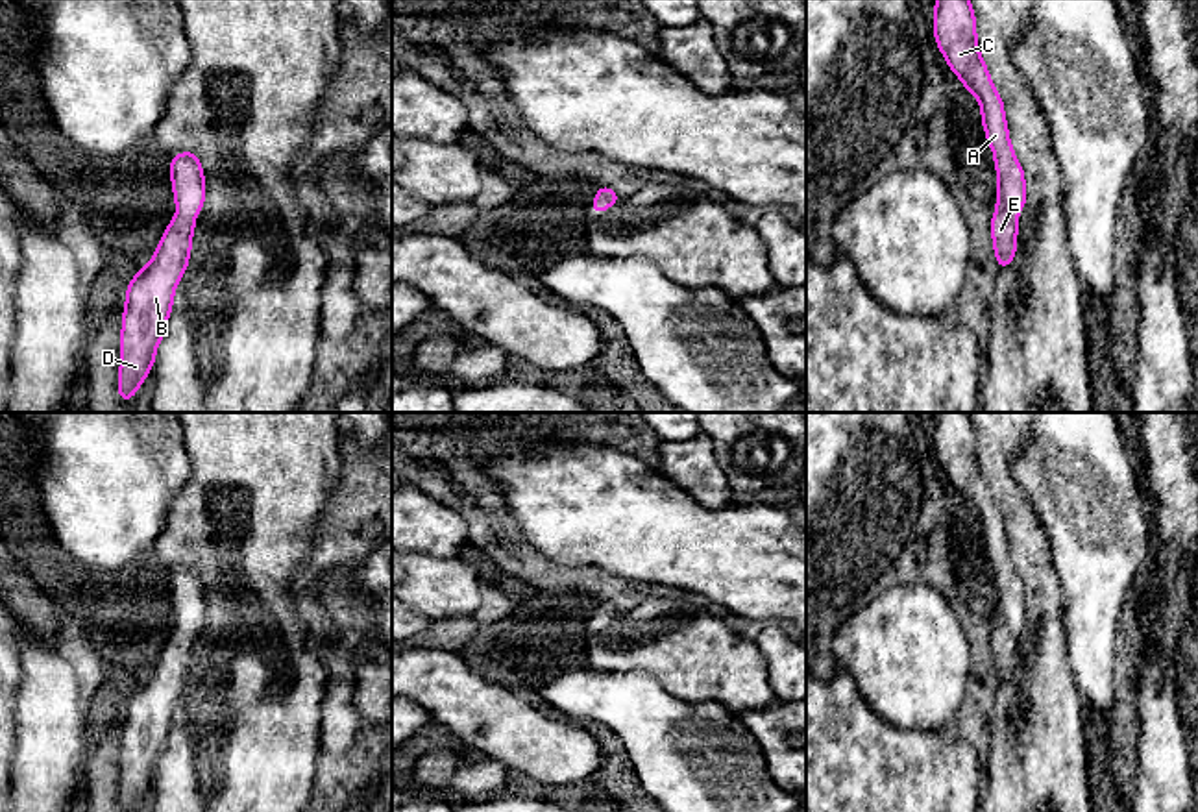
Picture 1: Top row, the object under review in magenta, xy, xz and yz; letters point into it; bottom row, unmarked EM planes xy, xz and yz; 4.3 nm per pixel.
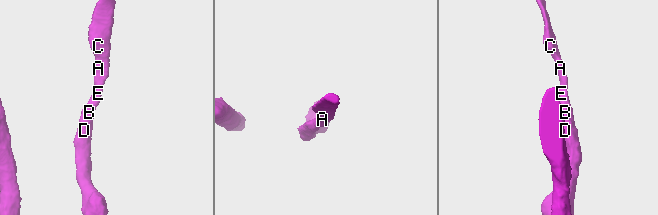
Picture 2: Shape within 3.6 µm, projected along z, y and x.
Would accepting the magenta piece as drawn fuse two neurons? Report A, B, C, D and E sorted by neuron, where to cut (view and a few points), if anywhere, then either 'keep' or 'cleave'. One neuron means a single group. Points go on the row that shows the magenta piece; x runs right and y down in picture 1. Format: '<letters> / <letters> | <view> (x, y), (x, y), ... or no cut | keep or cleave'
A B C D E | no cut | keep

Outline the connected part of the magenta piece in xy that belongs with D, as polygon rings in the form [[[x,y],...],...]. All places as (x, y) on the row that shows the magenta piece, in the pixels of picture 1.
[[[194,152],[170,157],[170,176],[177,215],[161,237],[153,259],[131,277],[126,292],[120,335],[120,403],[133,401],[131,396],[155,363],[174,290],[189,265],[194,216],[205,202],[203,168]]]

